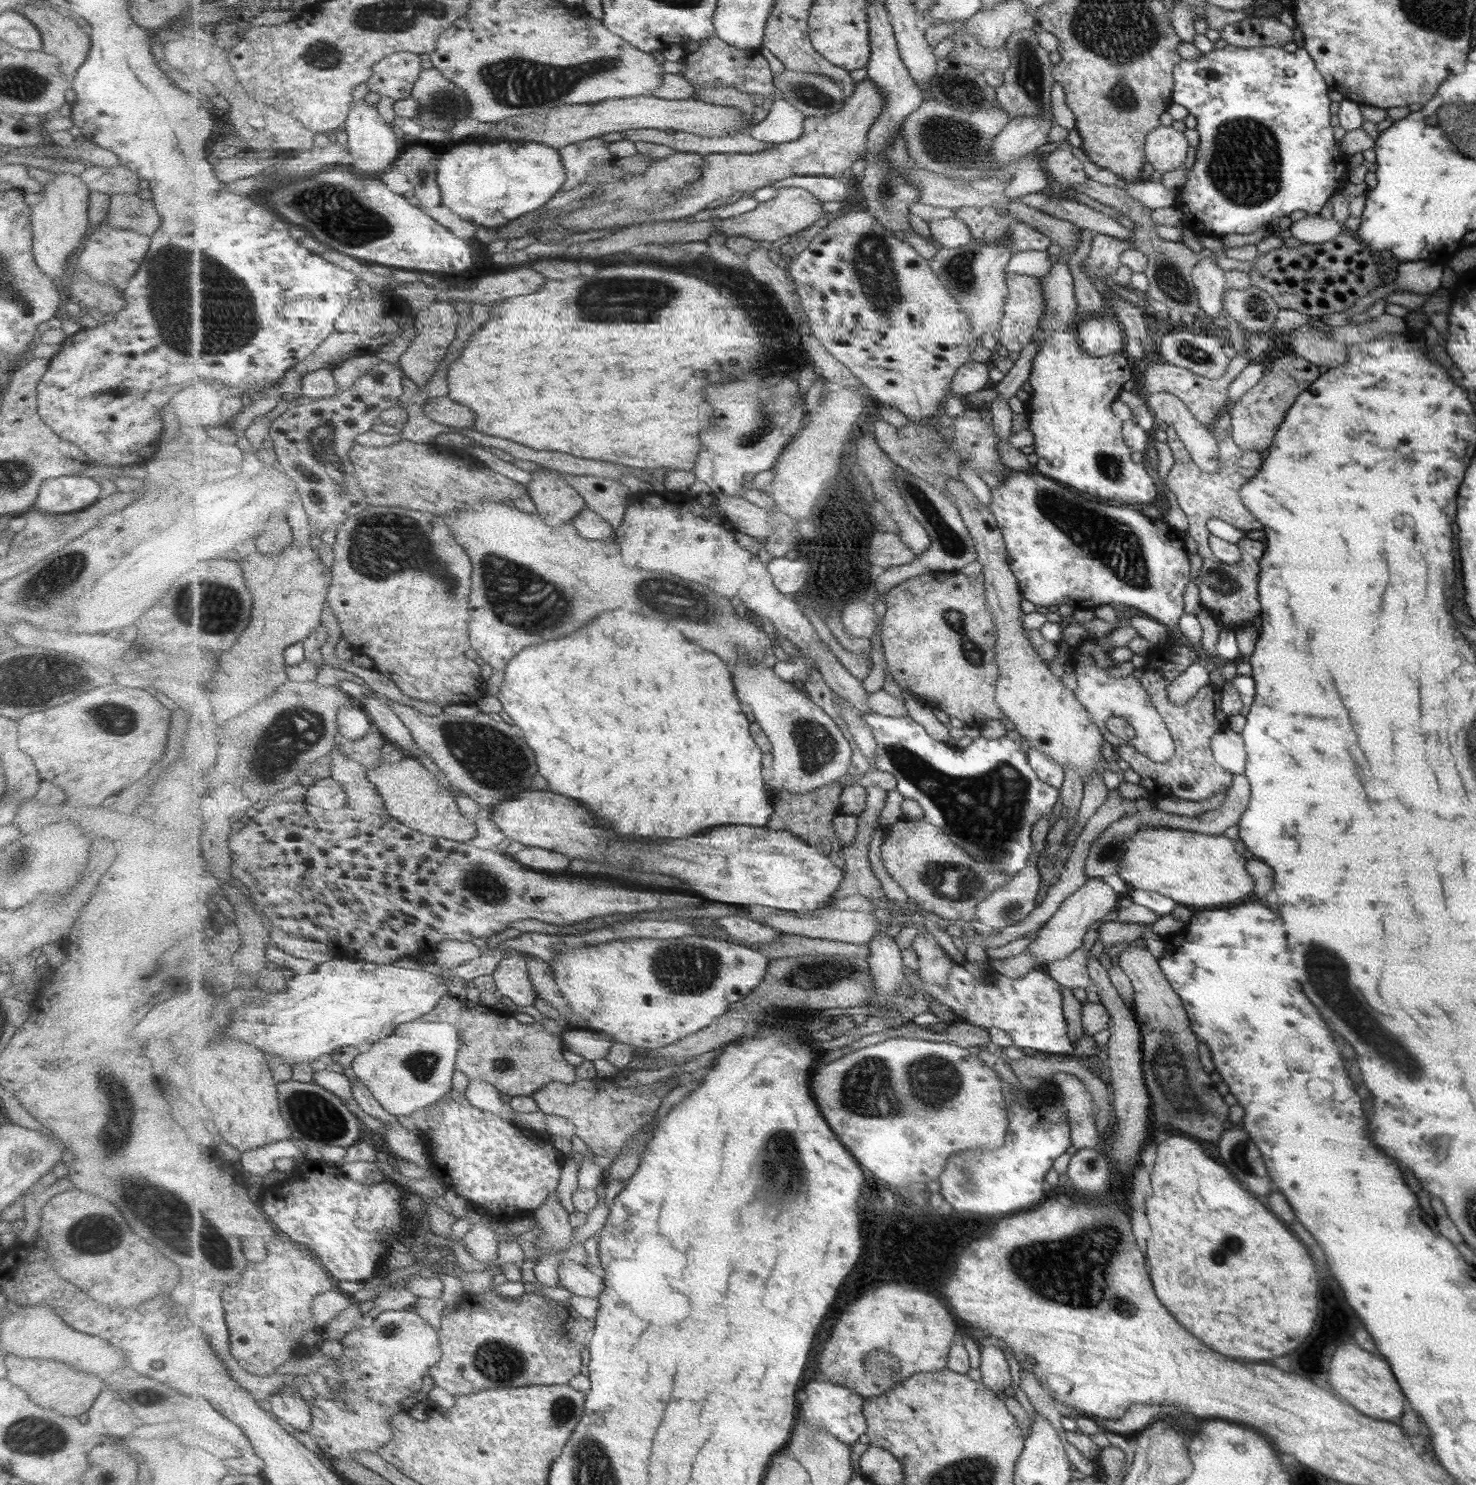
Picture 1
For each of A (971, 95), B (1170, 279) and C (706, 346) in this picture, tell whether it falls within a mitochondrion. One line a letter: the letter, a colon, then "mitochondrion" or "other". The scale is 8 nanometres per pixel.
A: mitochondrion
B: mitochondrion
C: other

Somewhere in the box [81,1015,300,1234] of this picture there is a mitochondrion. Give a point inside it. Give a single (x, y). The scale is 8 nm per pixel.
(118, 1128)

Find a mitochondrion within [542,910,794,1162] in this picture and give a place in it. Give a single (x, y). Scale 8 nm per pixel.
(682, 970)

